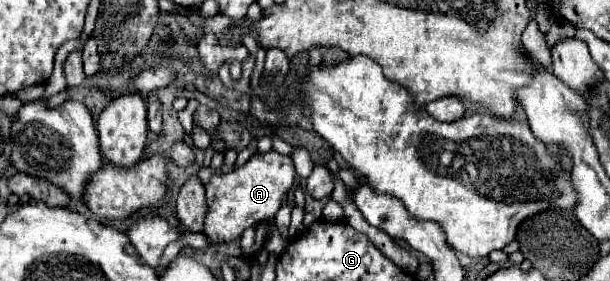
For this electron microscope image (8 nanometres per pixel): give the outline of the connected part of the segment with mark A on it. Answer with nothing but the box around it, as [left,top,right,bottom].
[203,151,295,243]

